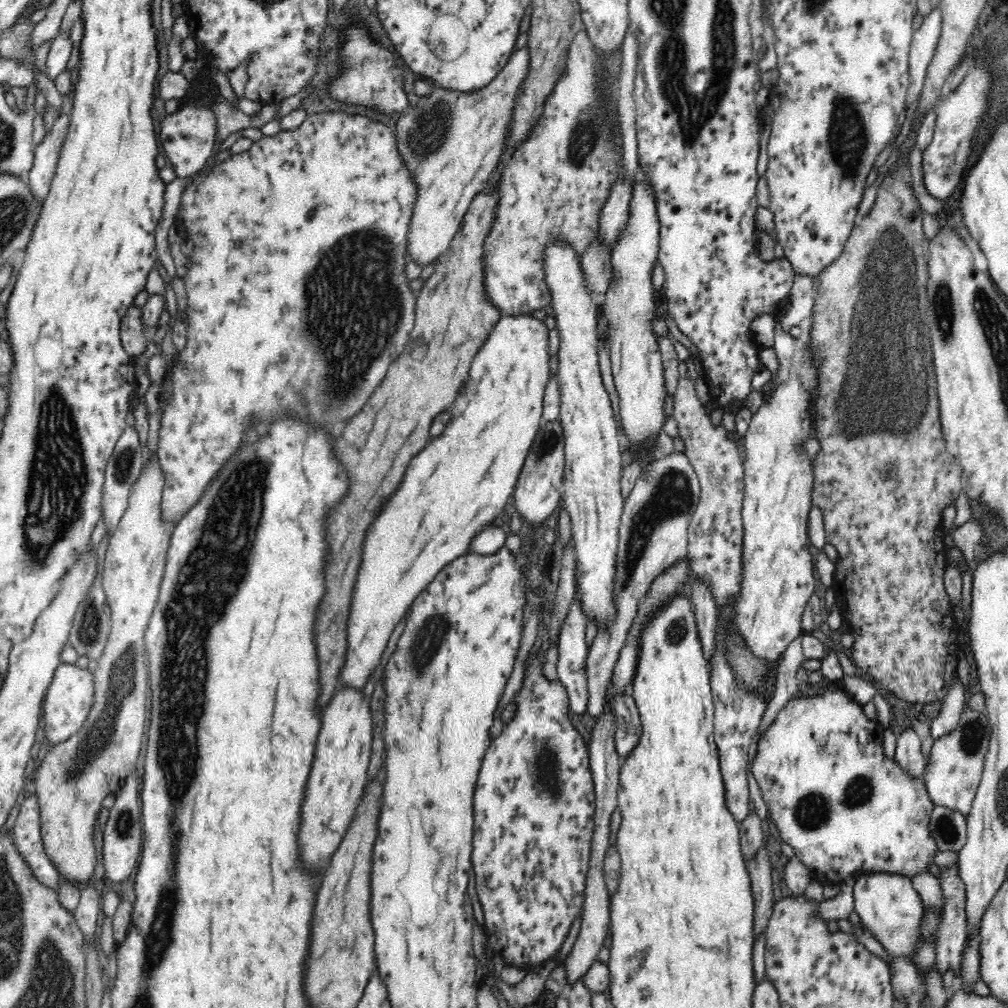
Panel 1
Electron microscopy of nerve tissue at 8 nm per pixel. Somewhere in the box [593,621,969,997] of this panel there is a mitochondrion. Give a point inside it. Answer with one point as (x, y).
(812, 811)

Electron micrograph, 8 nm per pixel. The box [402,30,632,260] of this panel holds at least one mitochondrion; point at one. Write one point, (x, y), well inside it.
(585, 136)

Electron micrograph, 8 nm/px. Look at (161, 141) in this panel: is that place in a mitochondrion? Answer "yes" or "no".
no

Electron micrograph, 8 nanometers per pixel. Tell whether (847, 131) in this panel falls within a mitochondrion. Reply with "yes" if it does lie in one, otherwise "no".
yes

